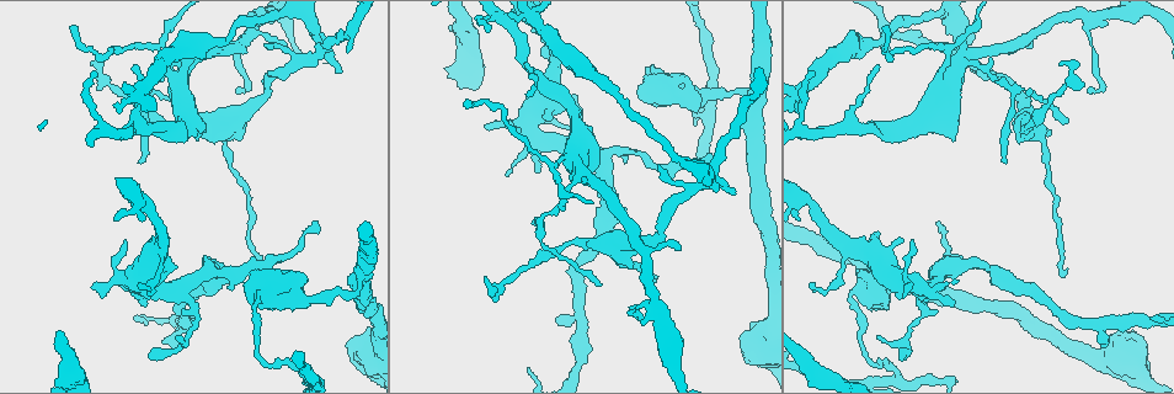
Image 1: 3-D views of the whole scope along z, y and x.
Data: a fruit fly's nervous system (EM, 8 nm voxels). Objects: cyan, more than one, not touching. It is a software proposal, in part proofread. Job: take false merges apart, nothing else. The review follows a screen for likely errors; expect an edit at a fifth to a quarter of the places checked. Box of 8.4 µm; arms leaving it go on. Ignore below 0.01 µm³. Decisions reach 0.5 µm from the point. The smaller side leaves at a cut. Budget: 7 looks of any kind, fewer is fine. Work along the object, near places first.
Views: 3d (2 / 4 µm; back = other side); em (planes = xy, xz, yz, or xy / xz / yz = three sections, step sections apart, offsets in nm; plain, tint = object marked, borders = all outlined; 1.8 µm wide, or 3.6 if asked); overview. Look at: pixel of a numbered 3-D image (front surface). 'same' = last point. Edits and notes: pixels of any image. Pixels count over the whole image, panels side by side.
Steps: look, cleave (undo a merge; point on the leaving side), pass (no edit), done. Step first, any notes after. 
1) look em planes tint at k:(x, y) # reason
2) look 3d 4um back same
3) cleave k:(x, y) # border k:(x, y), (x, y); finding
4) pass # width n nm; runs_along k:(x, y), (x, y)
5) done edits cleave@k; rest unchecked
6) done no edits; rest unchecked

look em 3.6um planes tint at 1:(1026, 130) # thin neck

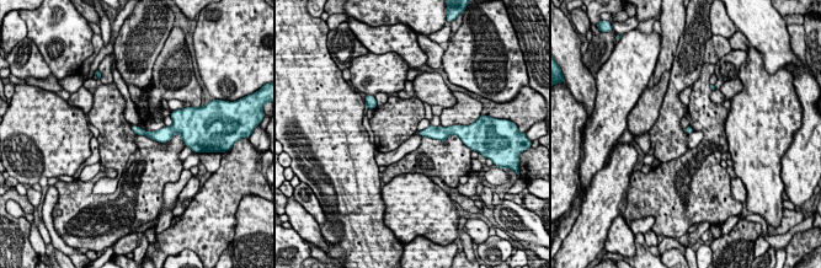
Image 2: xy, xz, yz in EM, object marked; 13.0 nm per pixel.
pass # one neuron here

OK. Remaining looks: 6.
look em xy step 16 tint at 1:(204, 46) # thick turns thin

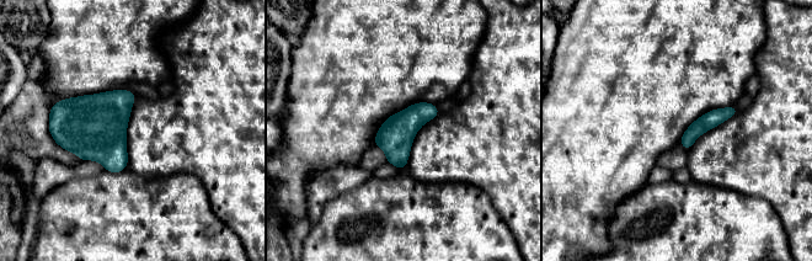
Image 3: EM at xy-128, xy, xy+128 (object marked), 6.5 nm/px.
look em yz step 16 borders same # another direction

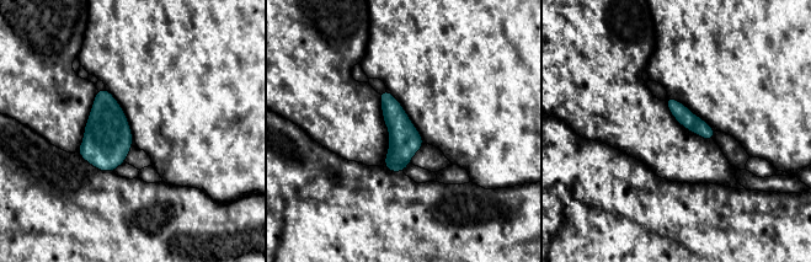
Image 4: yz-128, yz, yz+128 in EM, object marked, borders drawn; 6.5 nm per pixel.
pass # width 100 nm; continuous, no second neuron

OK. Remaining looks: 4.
look 3d 4um at 1:(297, 368) # calibre changes

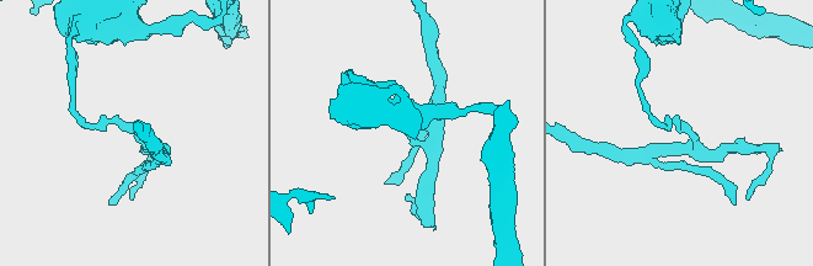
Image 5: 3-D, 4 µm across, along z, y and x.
look em 3.6um planes tint at 5:(689, 131)

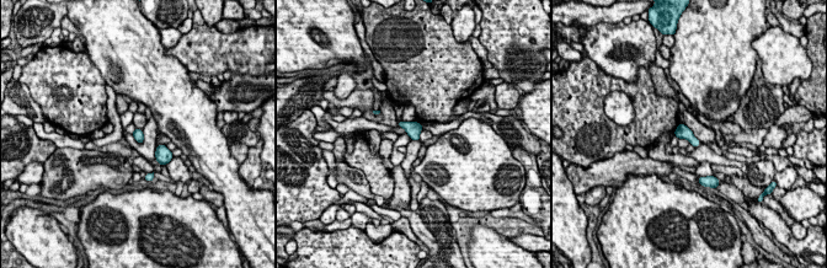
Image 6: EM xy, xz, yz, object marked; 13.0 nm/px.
pass # arms 3; all the same neuron

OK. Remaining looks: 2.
done no edits; rest unchecked

